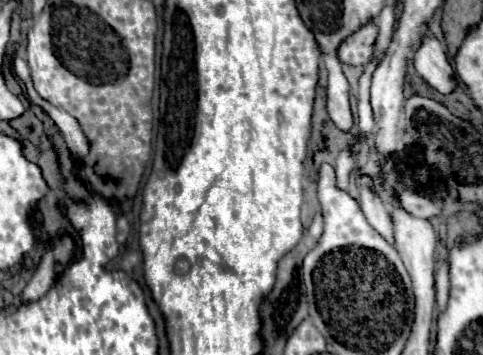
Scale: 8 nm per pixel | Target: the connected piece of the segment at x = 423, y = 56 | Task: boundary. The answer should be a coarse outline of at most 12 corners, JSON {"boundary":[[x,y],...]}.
{"boundary":[[426,34],[412,56],[416,72],[440,94],[454,90],[444,46]]}

